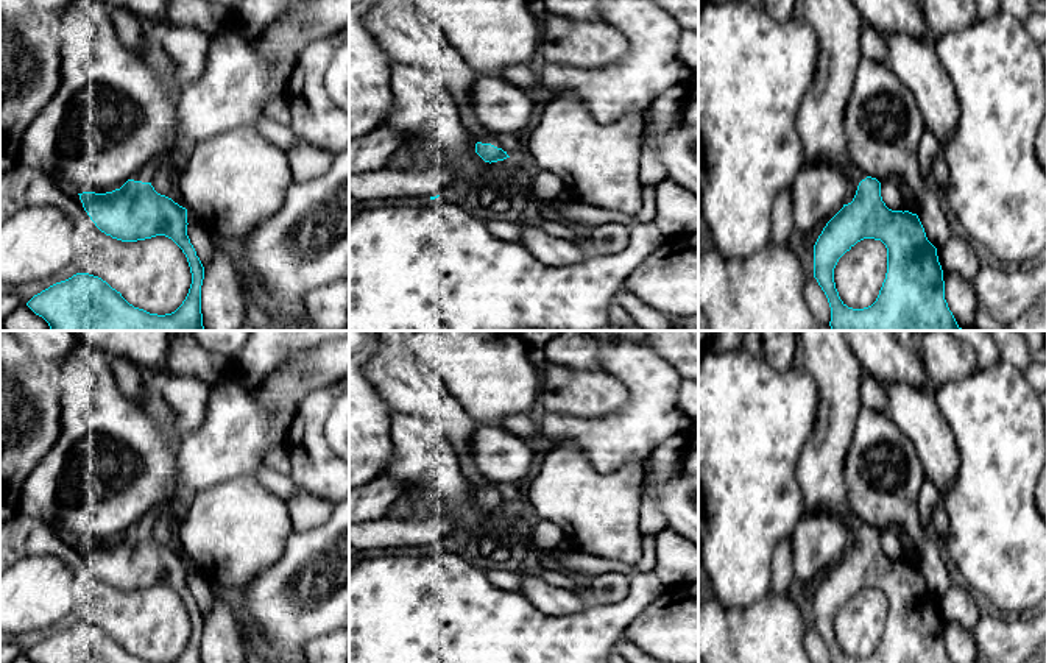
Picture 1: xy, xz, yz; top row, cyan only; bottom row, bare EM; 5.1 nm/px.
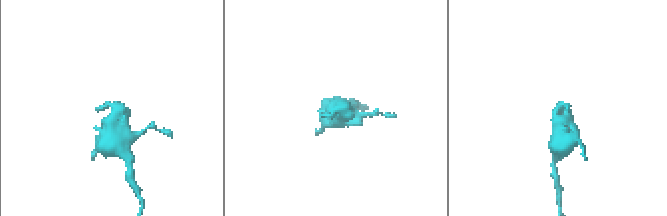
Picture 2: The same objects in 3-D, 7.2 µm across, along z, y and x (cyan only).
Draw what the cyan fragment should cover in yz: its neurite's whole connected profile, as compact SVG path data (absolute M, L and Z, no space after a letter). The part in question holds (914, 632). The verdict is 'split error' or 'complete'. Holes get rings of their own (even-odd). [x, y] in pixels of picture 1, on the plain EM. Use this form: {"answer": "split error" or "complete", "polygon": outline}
{"answer": "split error", "polygon": "M798 331L798 339L804 349L803 368L814 379L817 392L815 424L795 468L797 484L801 488L803 513L826 512L850 534L857 537L853 551L843 554L843 557L826 573L814 594L814 627L828 647L831 663L952 663L945 649L943 619L938 612L937 597L928 590L918 565L909 560L903 562L889 558L881 546L881 532L876 527L867 526L848 504L843 466L854 435L857 415L862 407L859 385L862 368L859 367L851 348L846 345L845 331ZM864 588L881 590L885 594L887 622L876 651L868 657L853 658L848 657L839 646L834 632L834 618L839 608Z"}

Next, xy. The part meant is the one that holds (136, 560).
{"answer": "split error", "polygon": "M165 505L147 512L120 538L106 543L78 543L95 576L122 591L137 591L156 585L171 588L186 604L192 633L182 654L171 663L201 663L204 616L187 585L187 558L161 544L151 535Z"}

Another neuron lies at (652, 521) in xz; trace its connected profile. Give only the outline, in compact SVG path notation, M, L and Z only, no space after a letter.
M653 491L642 493L639 530L642 537L655 537L667 529L667 519L659 510L658 498Z

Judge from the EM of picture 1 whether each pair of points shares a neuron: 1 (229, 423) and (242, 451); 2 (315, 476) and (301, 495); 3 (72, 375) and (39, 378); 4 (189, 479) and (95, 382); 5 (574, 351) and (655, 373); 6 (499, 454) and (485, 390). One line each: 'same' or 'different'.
1: same
2: different
3: different
4: different
5: different
6: different

